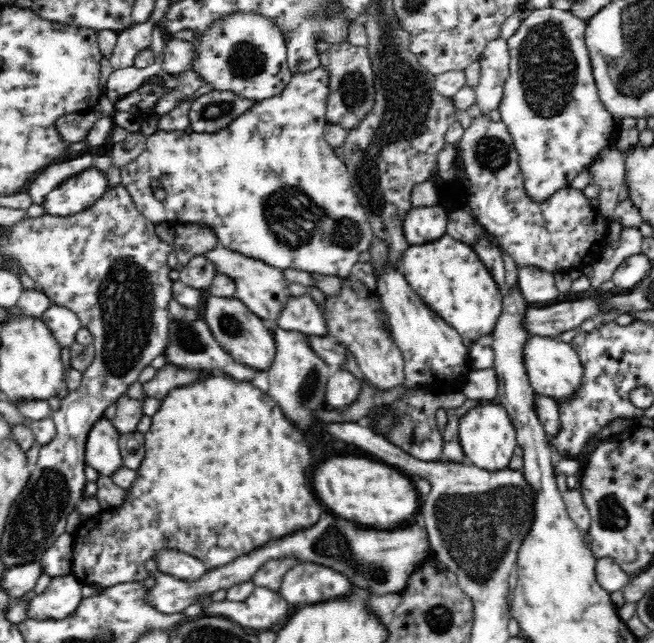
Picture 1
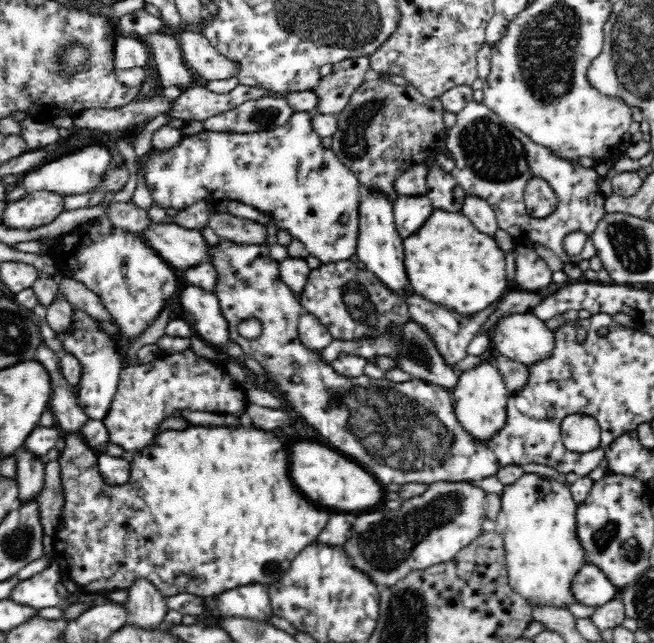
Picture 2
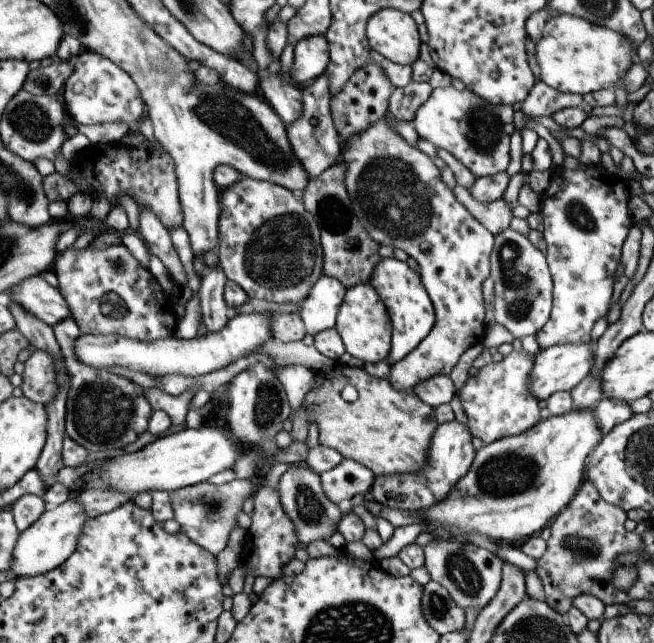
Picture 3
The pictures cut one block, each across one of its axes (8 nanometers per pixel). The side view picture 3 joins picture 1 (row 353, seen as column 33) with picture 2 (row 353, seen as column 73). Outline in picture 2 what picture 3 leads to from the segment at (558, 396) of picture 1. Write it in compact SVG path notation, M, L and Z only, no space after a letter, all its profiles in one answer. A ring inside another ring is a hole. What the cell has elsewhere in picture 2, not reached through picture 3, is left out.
M532 312L513 313L494 326L490 337L492 348L514 362L530 367L550 358L554 352L555 332Z

